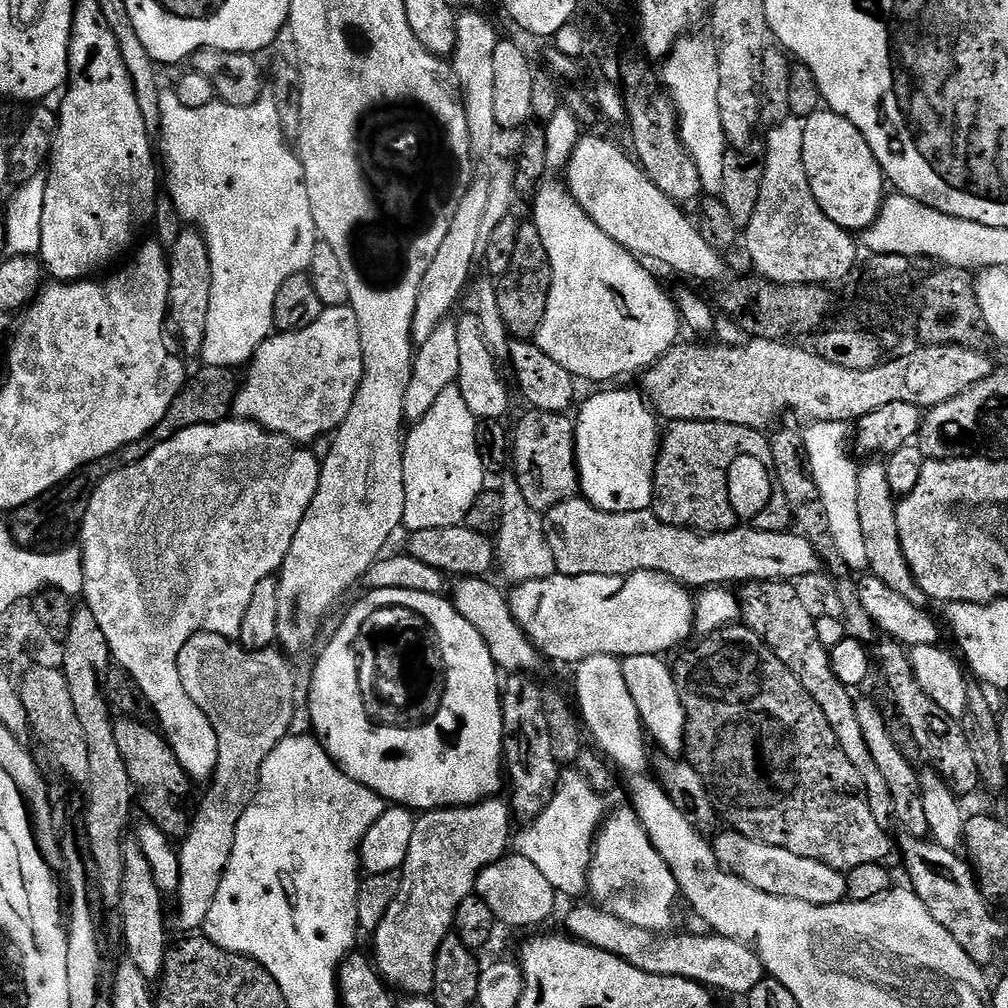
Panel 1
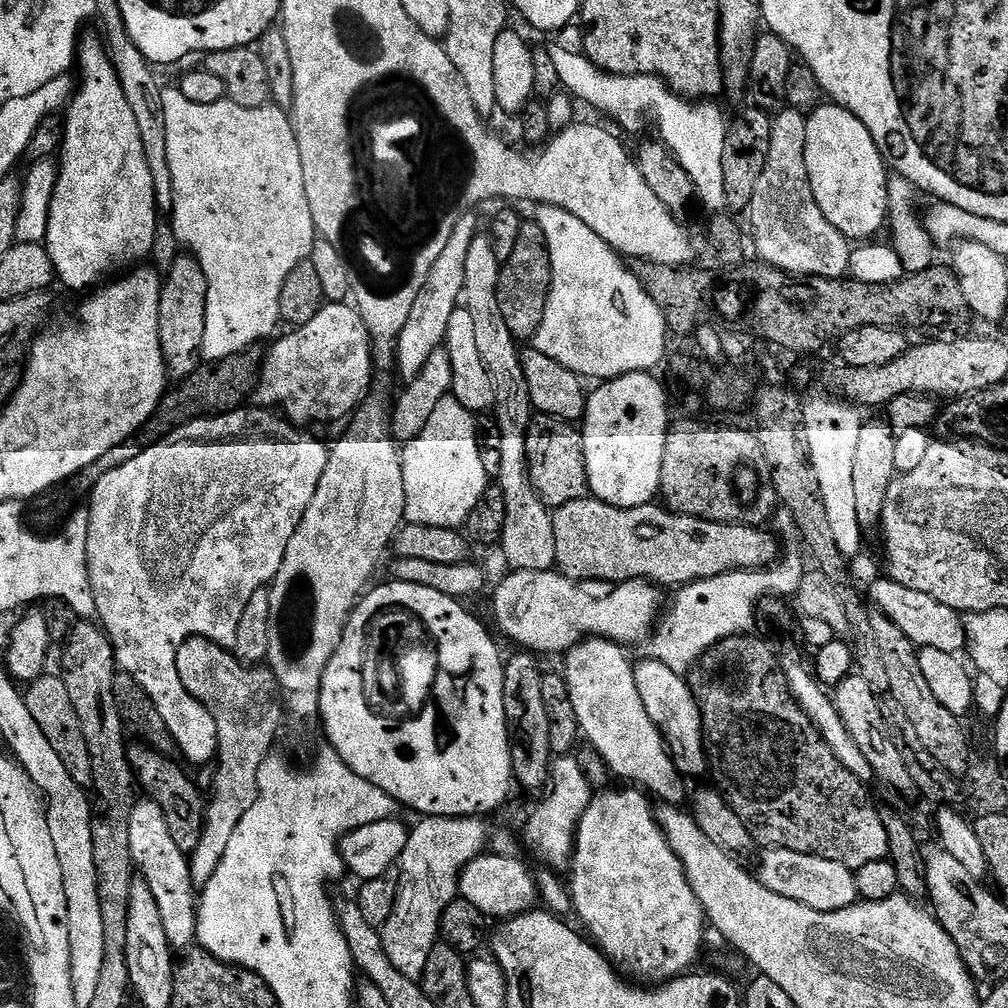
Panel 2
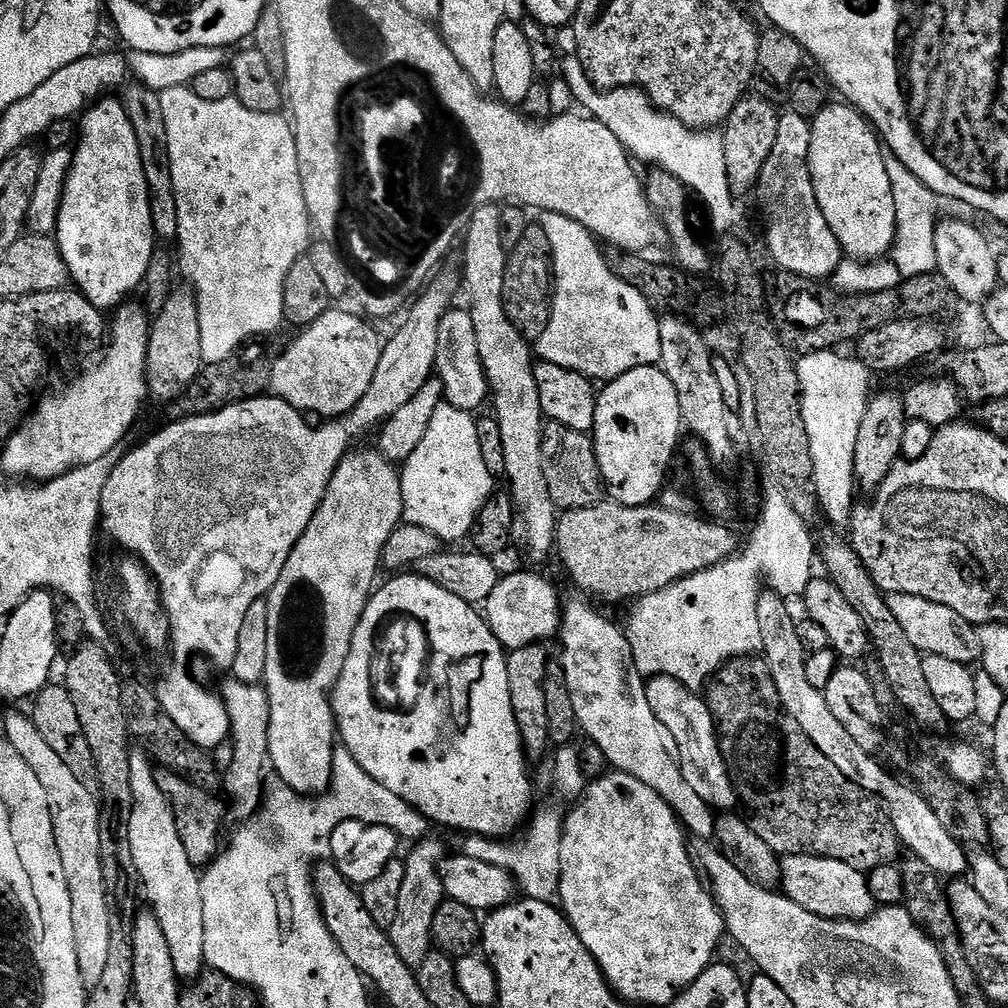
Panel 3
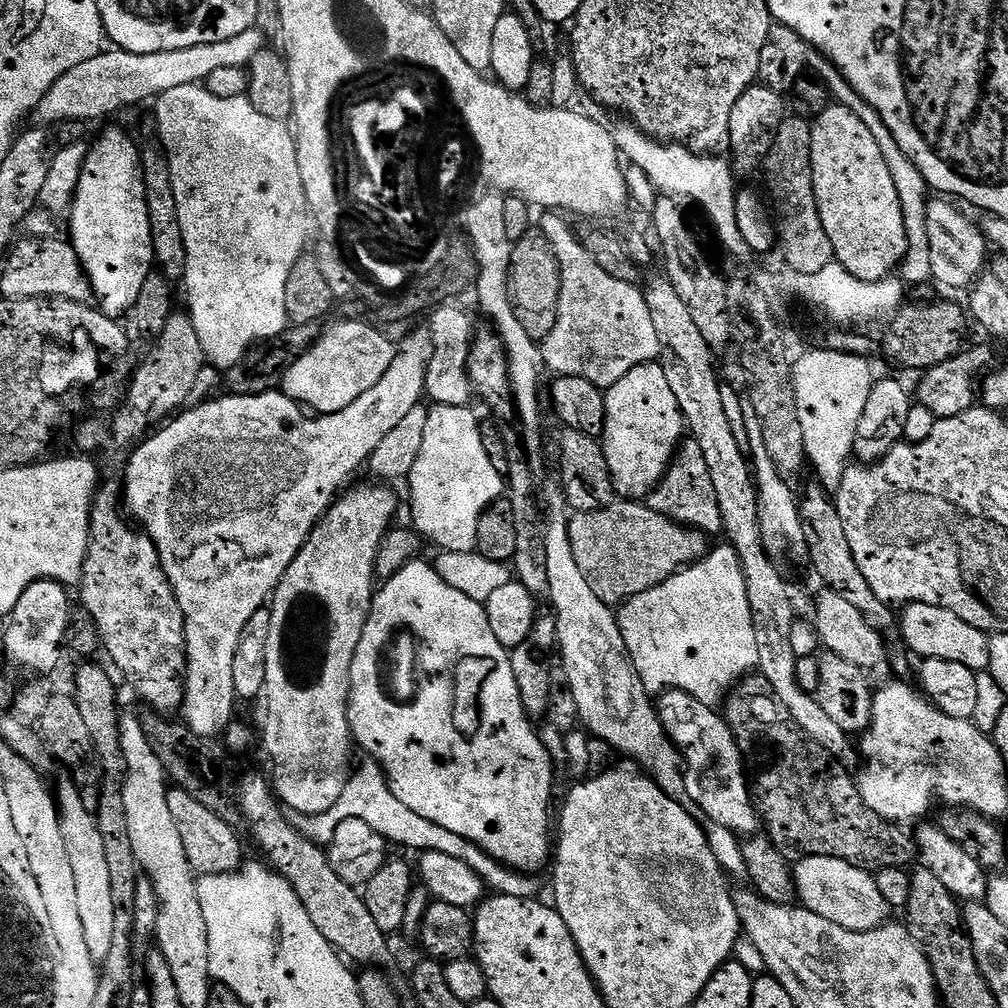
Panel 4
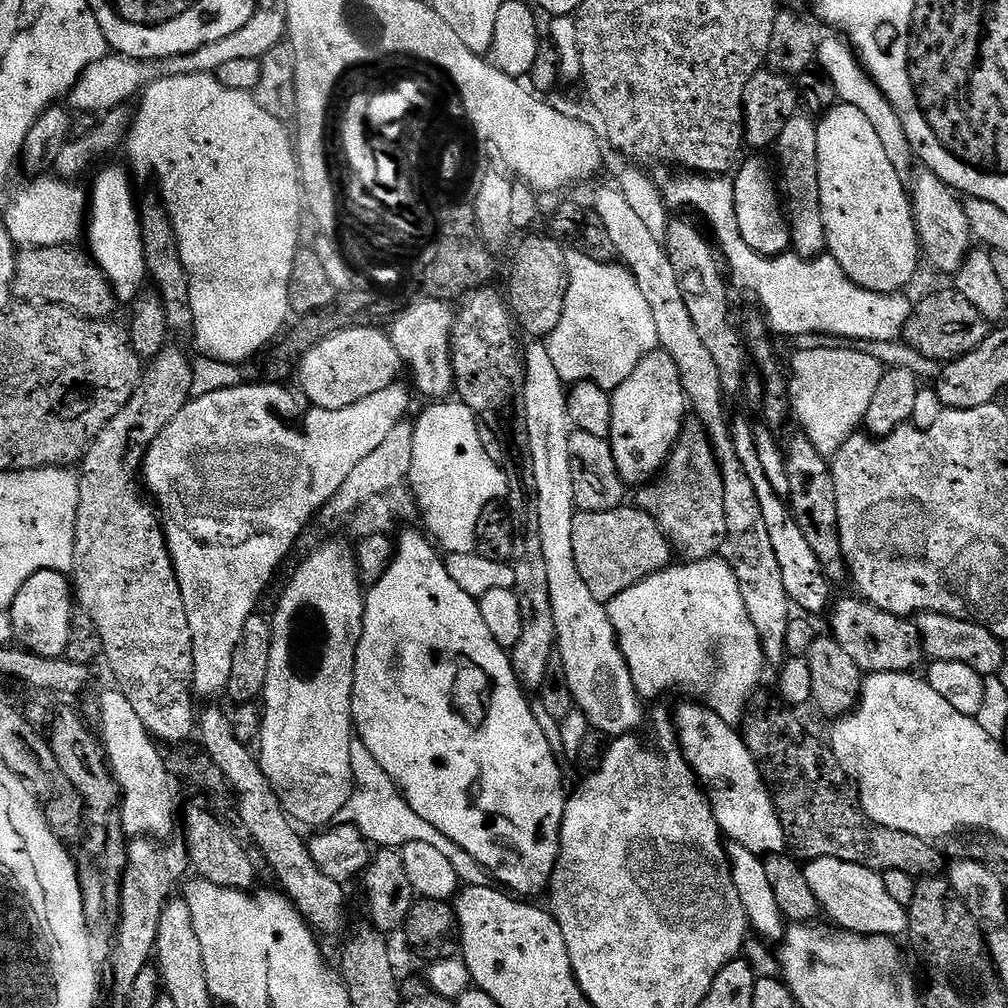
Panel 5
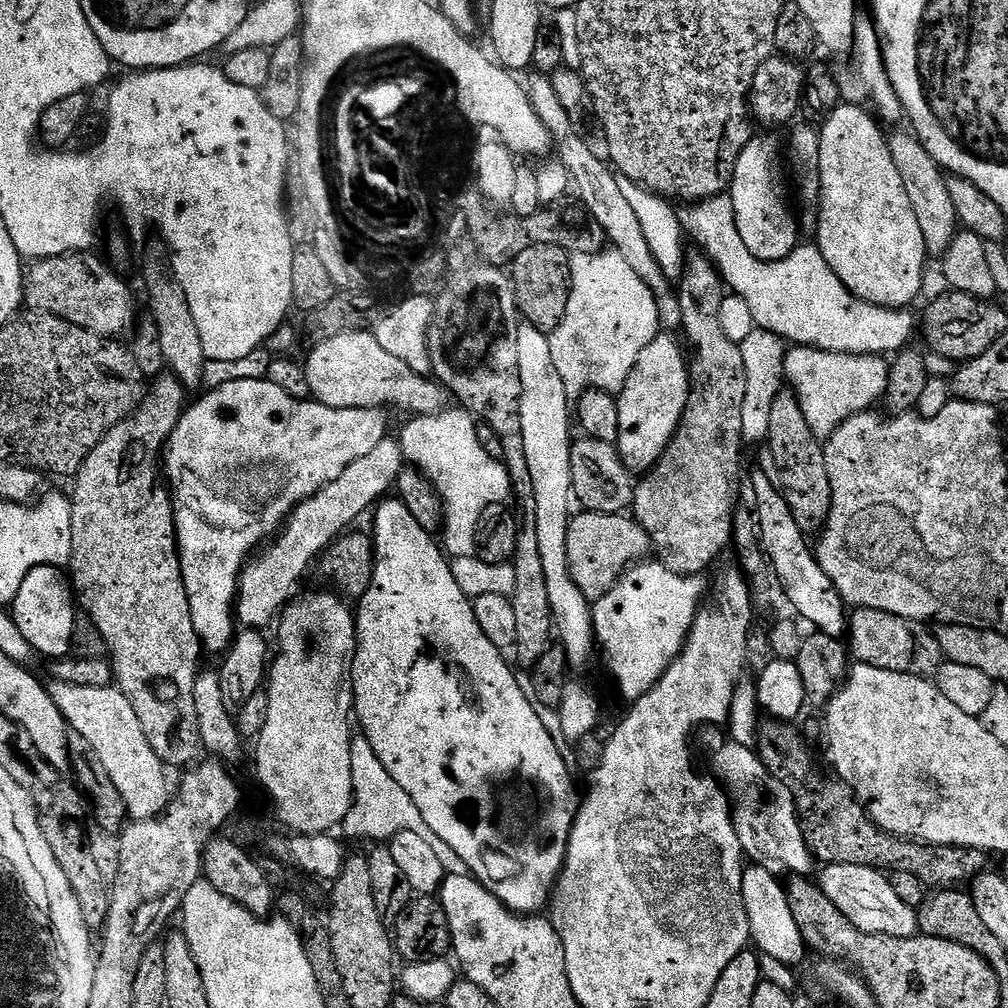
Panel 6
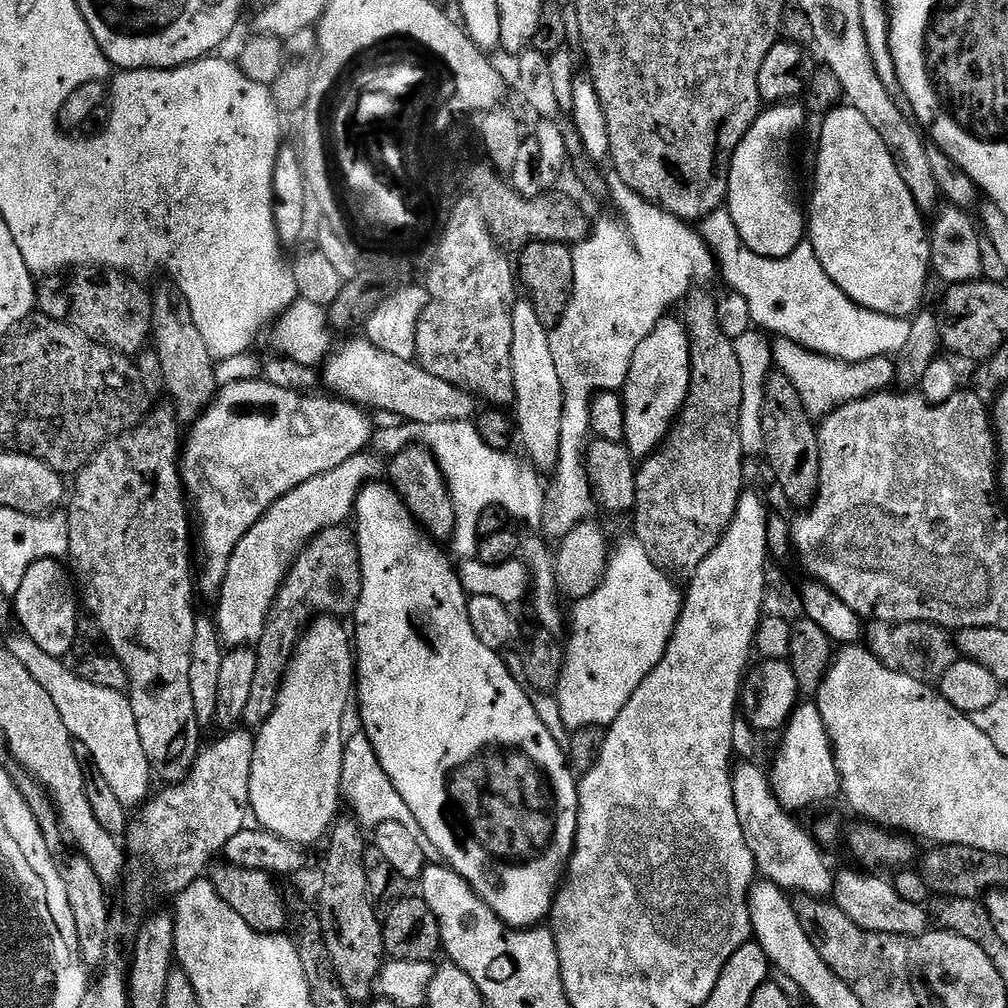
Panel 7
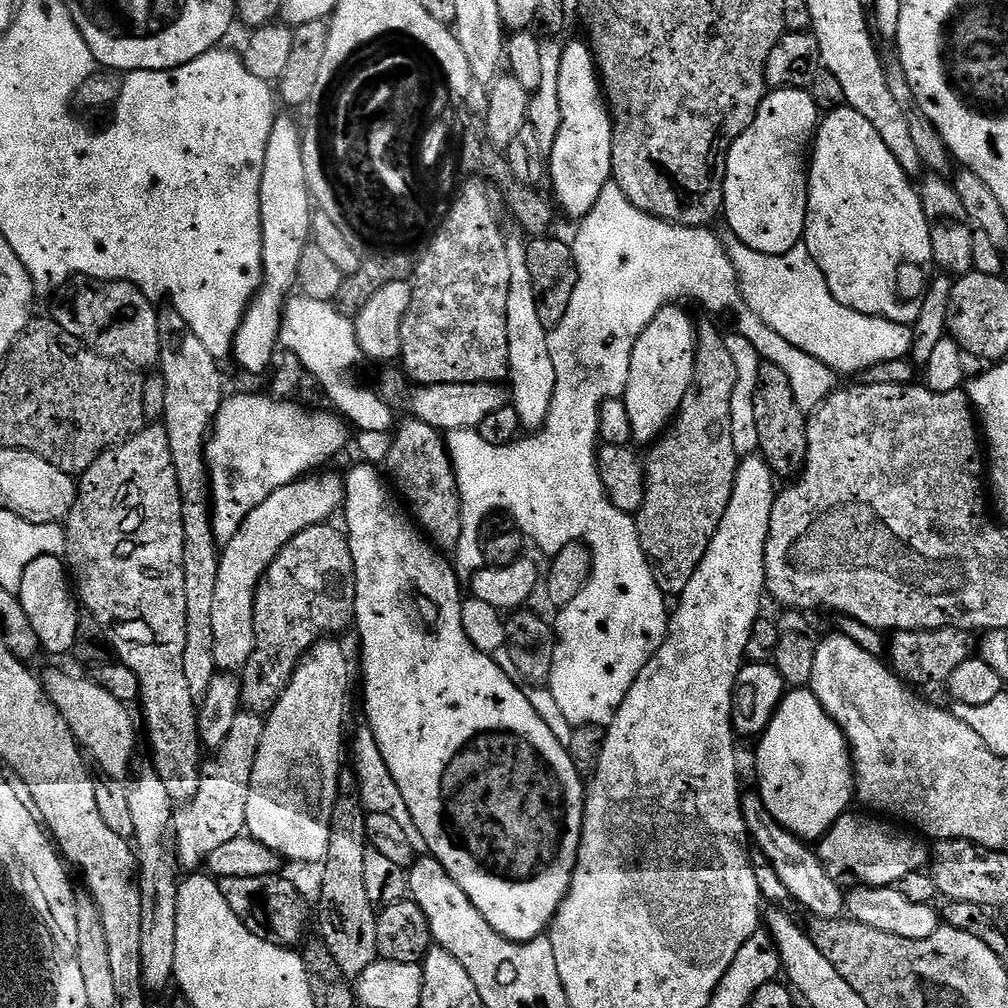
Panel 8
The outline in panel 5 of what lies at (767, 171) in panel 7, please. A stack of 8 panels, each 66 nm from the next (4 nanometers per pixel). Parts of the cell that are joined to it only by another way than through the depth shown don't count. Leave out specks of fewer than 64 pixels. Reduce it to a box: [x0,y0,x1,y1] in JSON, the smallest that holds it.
[734,160,792,256]

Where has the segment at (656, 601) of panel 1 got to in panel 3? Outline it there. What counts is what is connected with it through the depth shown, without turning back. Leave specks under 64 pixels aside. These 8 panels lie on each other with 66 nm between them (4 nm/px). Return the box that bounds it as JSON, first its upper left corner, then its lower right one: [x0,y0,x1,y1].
[482,572,562,650]

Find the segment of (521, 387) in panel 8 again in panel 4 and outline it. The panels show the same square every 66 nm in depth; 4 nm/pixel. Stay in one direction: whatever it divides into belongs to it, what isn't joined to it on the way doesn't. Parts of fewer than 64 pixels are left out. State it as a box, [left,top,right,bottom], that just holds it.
[542,479,688,802]

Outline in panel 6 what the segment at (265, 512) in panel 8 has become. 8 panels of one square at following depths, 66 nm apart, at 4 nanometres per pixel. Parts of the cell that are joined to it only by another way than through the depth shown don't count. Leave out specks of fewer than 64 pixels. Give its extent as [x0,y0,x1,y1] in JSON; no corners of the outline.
[235,438,406,629]

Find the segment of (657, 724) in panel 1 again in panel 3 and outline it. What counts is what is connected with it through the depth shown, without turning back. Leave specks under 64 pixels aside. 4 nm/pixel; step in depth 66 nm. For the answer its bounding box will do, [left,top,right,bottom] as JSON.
[645,676,739,812]

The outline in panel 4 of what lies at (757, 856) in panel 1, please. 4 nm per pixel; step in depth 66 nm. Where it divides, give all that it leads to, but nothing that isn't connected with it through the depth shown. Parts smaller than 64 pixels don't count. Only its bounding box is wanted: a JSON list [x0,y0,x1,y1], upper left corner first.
[792,856,890,930]

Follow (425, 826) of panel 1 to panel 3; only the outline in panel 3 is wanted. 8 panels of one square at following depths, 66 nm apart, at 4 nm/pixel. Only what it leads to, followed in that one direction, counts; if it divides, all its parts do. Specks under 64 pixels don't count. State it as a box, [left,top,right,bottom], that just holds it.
[390,840,446,970]

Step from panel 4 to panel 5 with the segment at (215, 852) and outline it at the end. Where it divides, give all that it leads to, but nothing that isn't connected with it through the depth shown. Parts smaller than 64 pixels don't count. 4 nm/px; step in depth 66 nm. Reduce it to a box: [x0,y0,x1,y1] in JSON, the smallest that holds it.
[182,807,257,892]

